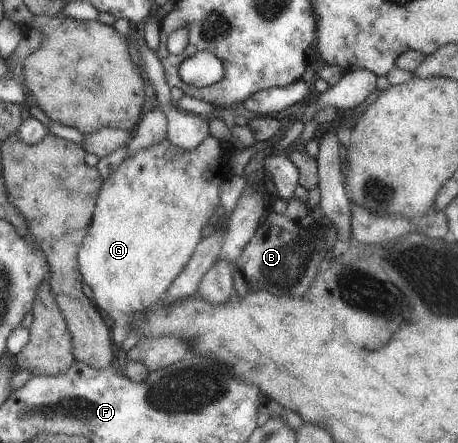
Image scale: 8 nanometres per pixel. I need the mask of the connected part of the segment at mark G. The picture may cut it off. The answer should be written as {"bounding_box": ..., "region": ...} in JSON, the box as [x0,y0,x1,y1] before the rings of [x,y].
{"bounding_box":[76,134,235,318],"region":[[[208,134],[193,150],[186,151],[172,144],[164,137],[158,143],[149,145],[144,149],[139,149],[135,154],[125,156],[116,169],[113,169],[108,176],[102,180],[102,183],[97,187],[93,210],[89,224],[86,228],[86,233],[79,245],[76,261],[77,270],[81,280],[90,287],[92,291],[92,301],[94,305],[99,307],[99,312],[103,315],[108,315],[110,318],[126,317],[128,315],[138,314],[143,310],[148,310],[154,307],[157,301],[161,299],[166,288],[172,283],[172,280],[182,271],[184,264],[190,259],[192,250],[196,244],[202,239],[202,227],[208,223],[208,218],[213,214],[213,209],[219,205],[219,187],[222,182],[229,176],[228,160],[230,154],[235,150],[235,147],[228,150],[223,150],[222,142],[210,134]]]}

